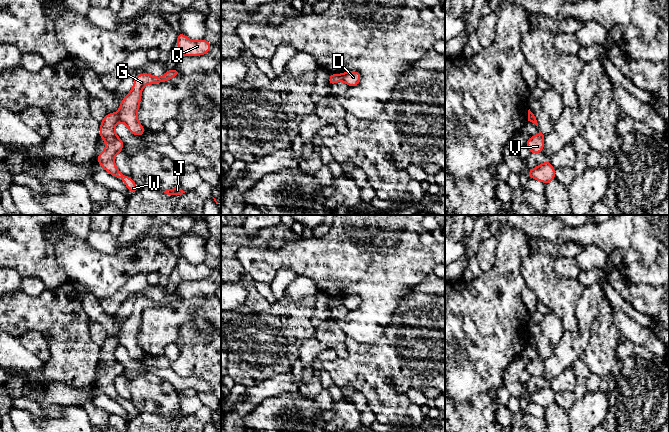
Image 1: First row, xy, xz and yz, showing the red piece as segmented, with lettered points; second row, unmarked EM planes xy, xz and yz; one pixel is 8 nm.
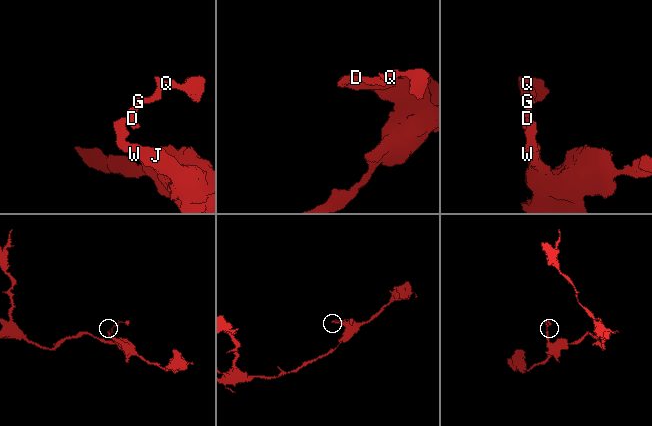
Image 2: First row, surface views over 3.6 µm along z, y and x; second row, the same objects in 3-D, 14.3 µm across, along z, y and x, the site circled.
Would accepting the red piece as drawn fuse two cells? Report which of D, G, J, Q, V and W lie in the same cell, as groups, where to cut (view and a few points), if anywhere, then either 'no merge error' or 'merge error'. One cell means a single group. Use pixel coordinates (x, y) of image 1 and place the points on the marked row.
groups D G Q / J V W; cut xy (116, 113), (120, 120); merge error

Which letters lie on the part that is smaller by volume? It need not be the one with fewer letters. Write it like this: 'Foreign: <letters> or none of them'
Foreign: D, G, Q

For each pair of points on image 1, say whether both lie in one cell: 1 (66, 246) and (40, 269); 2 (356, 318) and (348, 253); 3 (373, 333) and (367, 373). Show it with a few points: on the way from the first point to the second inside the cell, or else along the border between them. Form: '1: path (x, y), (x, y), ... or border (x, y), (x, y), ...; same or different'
1: border (44, 235), (53, 247), (57, 263), (68, 276); different
2: path (366, 302), (366, 274), (363, 269); same
3: border (388, 325), (383, 335), (372, 342), (349, 337); different

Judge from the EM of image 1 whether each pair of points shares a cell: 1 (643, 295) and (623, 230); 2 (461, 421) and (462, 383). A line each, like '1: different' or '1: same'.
1: different
2: different

